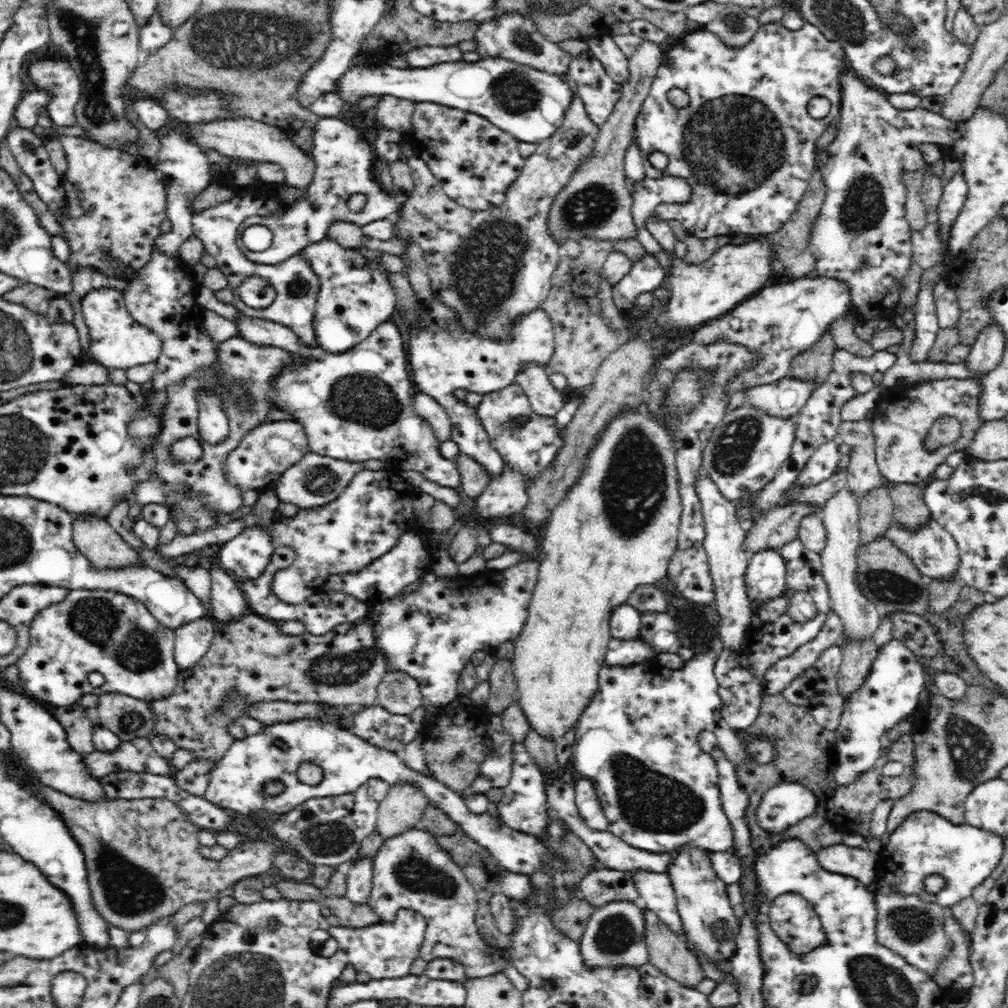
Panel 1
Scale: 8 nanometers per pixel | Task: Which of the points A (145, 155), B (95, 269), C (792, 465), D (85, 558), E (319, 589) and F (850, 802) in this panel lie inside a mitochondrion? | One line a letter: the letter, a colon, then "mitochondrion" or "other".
A: other
B: other
C: other
D: other
E: other
F: other

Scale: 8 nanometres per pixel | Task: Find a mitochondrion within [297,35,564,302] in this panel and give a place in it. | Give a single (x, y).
(516, 95)

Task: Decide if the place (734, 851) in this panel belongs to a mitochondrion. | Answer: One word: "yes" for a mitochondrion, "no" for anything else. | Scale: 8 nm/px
no

